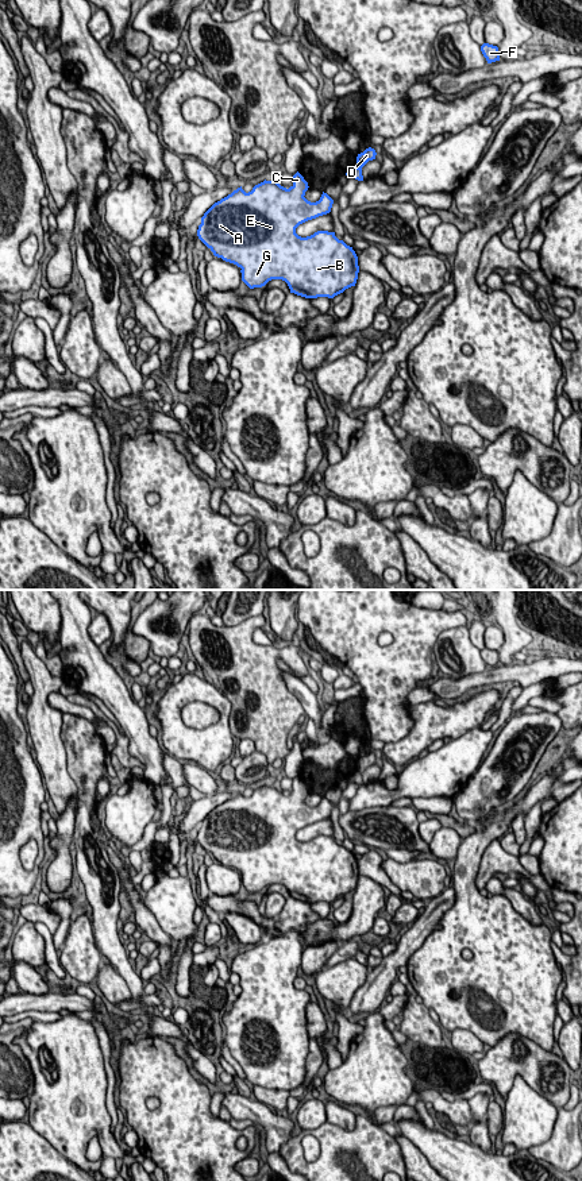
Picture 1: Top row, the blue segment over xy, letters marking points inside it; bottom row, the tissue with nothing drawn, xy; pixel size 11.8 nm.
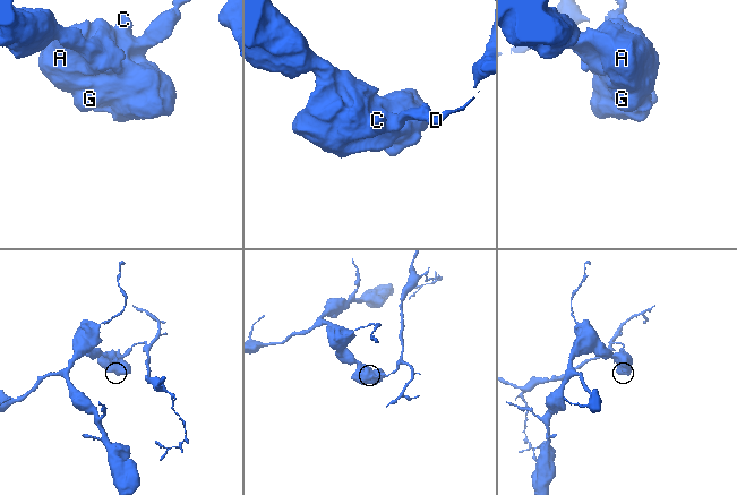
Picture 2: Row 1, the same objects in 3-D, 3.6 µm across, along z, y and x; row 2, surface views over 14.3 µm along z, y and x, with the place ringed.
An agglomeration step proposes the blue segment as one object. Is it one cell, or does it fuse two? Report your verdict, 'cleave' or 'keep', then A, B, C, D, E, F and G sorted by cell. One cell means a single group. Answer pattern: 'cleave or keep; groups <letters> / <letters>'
cleave; groups A B C E G / D F

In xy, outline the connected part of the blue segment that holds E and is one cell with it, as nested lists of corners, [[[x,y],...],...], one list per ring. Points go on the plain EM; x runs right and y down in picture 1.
[[[298,776],[293,780],[289,794],[281,791],[277,784],[265,784],[248,798],[240,791],[204,818],[197,841],[215,861],[242,873],[242,885],[250,894],[262,892],[271,884],[282,884],[290,898],[297,900],[334,903],[355,891],[359,877],[358,861],[335,837],[317,835],[307,842],[296,838],[300,829],[329,818],[334,808],[324,796],[319,806],[308,806],[304,802],[308,792]]]

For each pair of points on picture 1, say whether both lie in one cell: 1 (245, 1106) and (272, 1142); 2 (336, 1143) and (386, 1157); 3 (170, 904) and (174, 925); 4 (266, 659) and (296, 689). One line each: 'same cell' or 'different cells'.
1: same cell
2: same cell
3: same cell
4: different cells

